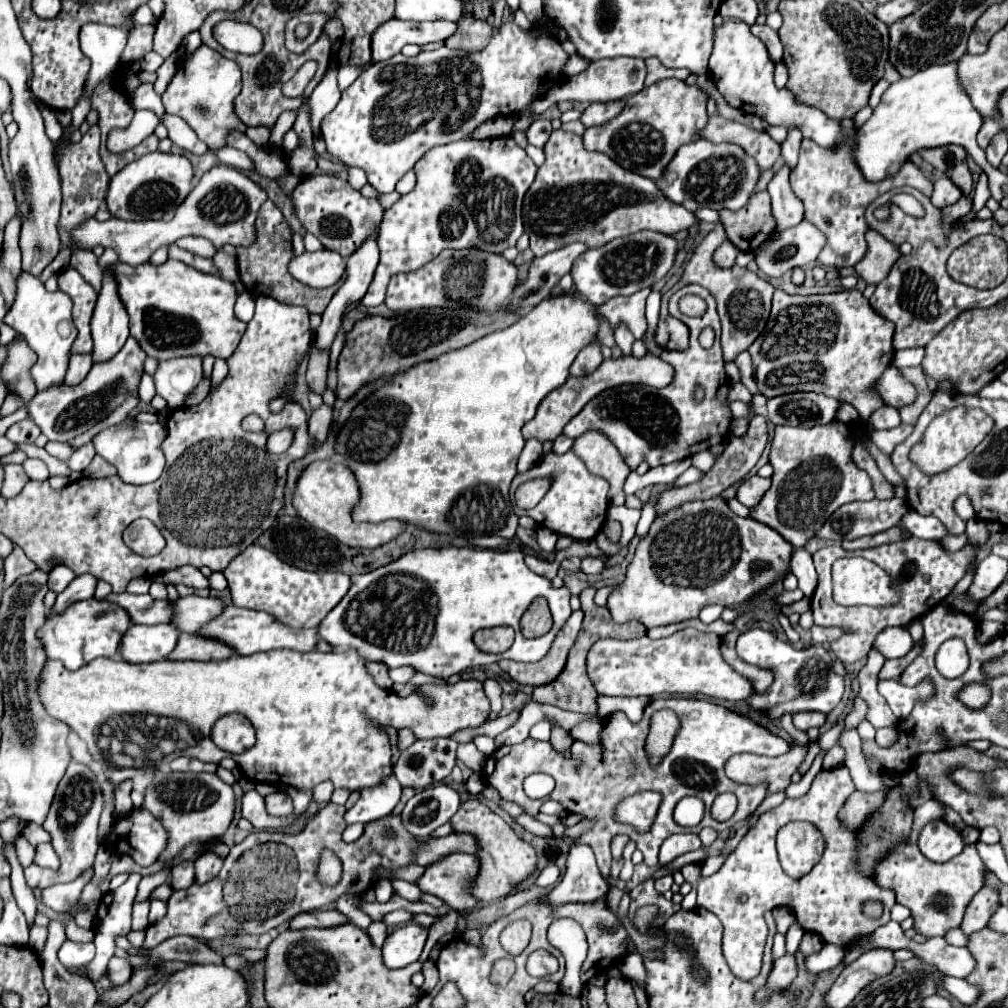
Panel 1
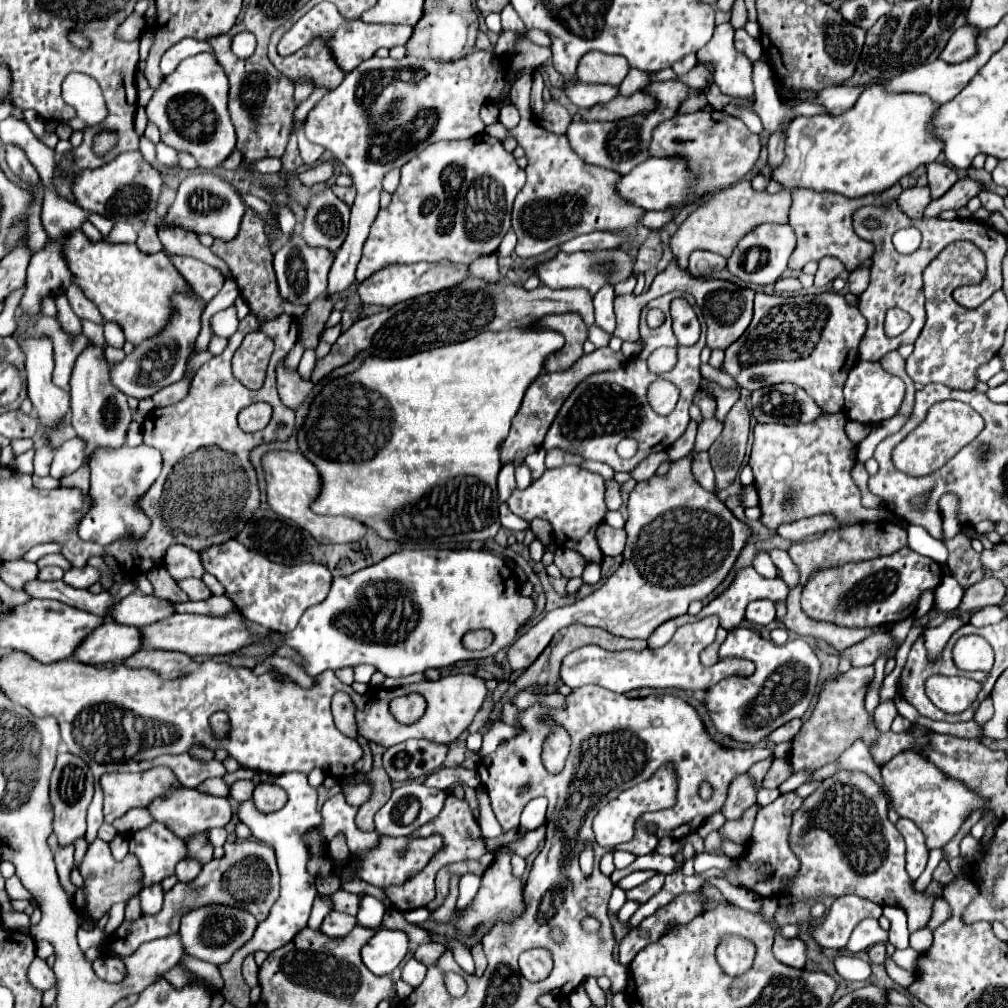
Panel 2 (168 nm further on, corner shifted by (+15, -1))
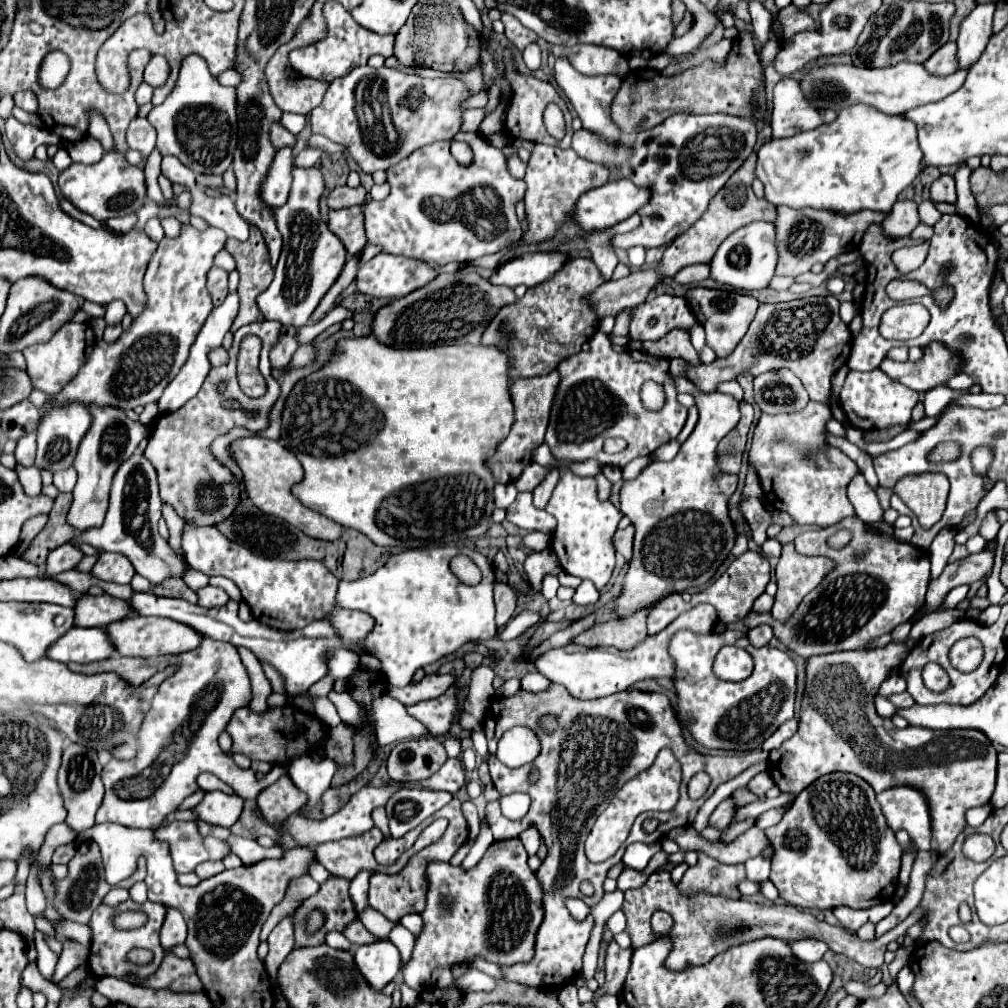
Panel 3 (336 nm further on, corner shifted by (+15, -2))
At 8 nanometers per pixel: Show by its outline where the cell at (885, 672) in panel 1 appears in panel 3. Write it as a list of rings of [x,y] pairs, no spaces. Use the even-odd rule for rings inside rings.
[[[890,643],[888,647],[874,651],[840,651],[828,655],[816,655],[808,659],[806,669],[806,693],[800,707],[800,725],[794,737],[784,741],[780,749],[770,751],[768,773],[772,773],[774,783],[782,791],[792,791],[798,795],[806,785],[818,777],[834,771],[854,773],[866,779],[876,793],[892,785],[916,785],[924,787],[928,795],[928,805],[934,821],[932,851],[948,853],[956,837],[966,827],[966,811],[972,807],[986,805],[996,787],[996,749],[982,731],[976,729],[952,729],[952,731],[934,731],[926,727],[906,727],[896,729],[890,719],[884,719],[874,709],[874,695],[878,693],[880,683],[888,677],[888,671],[894,665],[900,665],[908,657],[906,645]]]

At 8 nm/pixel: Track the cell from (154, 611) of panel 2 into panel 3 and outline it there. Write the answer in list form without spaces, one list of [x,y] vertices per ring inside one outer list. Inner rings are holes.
[[[82,595],[76,603],[76,625],[78,627],[106,627],[114,621],[122,621],[128,617],[138,615],[136,609],[132,609],[130,601],[116,599],[112,595]]]

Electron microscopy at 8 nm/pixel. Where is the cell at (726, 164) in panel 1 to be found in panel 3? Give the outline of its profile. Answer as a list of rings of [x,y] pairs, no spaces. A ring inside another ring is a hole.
[[[620,177],[620,179],[614,179],[614,181],[608,181],[606,185],[602,187],[596,187],[588,193],[584,193],[580,197],[580,203],[576,203],[576,209],[574,209],[574,221],[592,231],[592,229],[604,229],[604,227],[612,227],[624,219],[628,219],[630,215],[634,215],[638,209],[642,209],[652,197],[652,191],[648,191],[646,187],[638,187],[636,183],[628,181],[626,177]]]

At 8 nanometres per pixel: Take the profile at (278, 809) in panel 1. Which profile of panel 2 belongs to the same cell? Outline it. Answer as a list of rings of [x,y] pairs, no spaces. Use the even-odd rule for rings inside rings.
[[[258,784],[256,790],[254,790],[254,804],[260,812],[276,812],[280,810],[286,802],[288,802],[288,796],[286,792],[276,786],[276,784]]]

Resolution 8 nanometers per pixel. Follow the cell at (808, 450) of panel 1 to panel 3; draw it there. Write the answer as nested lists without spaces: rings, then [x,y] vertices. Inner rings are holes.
[[[810,401],[800,413],[762,415],[750,447],[750,465],[760,477],[768,503],[788,513],[794,523],[830,527],[846,517],[856,517],[846,497],[848,481],[858,473],[856,463],[826,441],[826,423],[834,419],[830,407]]]

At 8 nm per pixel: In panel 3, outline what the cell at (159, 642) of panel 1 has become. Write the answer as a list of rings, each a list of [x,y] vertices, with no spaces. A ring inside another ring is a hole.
[[[76,627],[48,649],[48,657],[60,663],[94,663],[104,661],[116,653],[116,645],[104,629]]]

